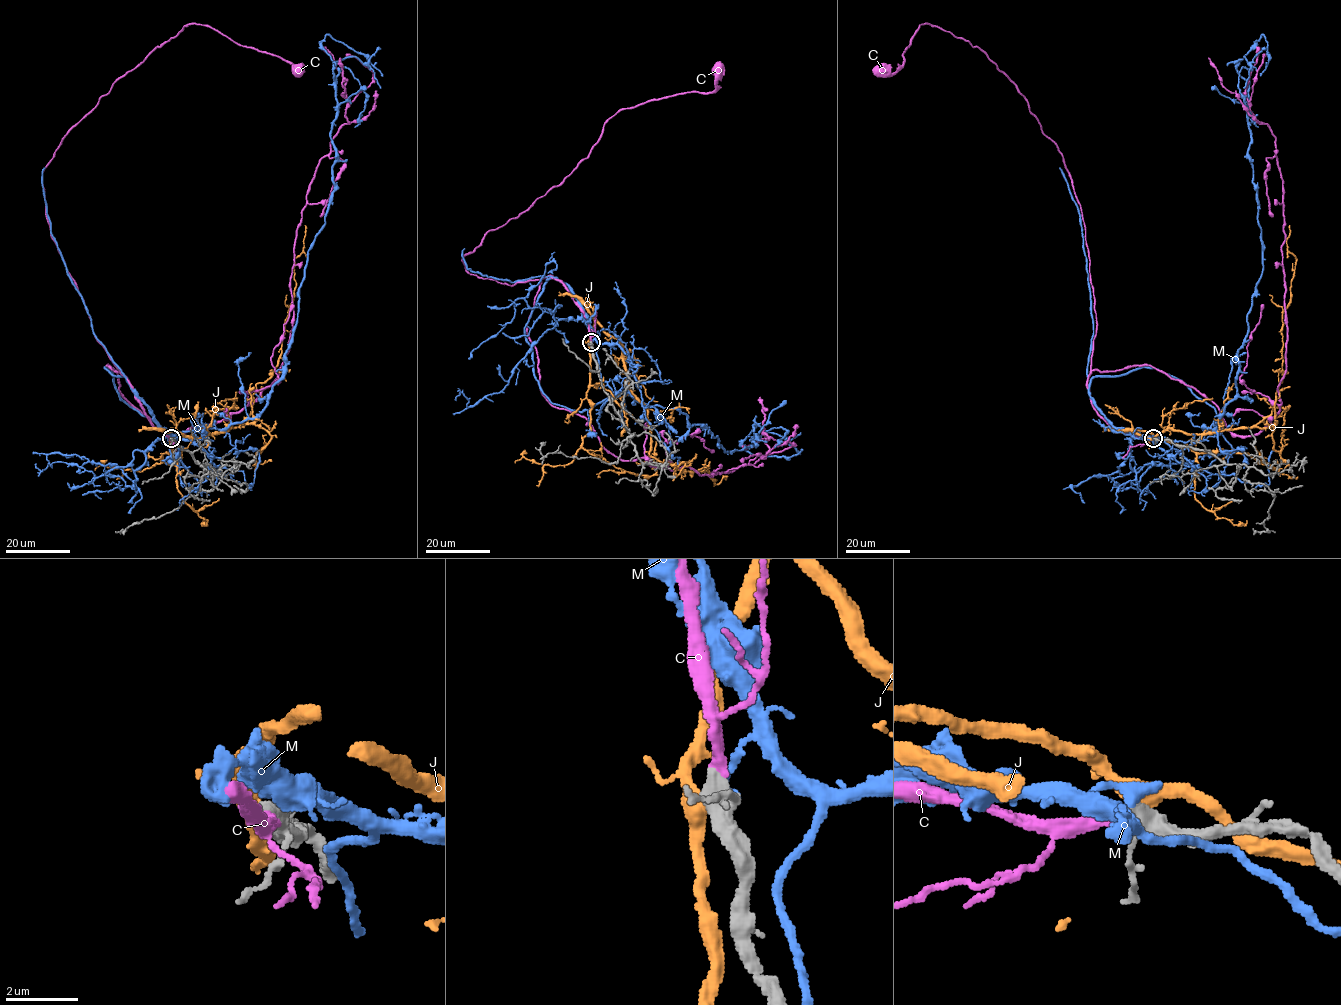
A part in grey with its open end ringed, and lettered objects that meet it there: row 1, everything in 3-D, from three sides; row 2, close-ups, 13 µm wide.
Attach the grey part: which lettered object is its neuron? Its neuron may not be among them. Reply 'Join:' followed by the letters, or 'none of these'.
Join: C

